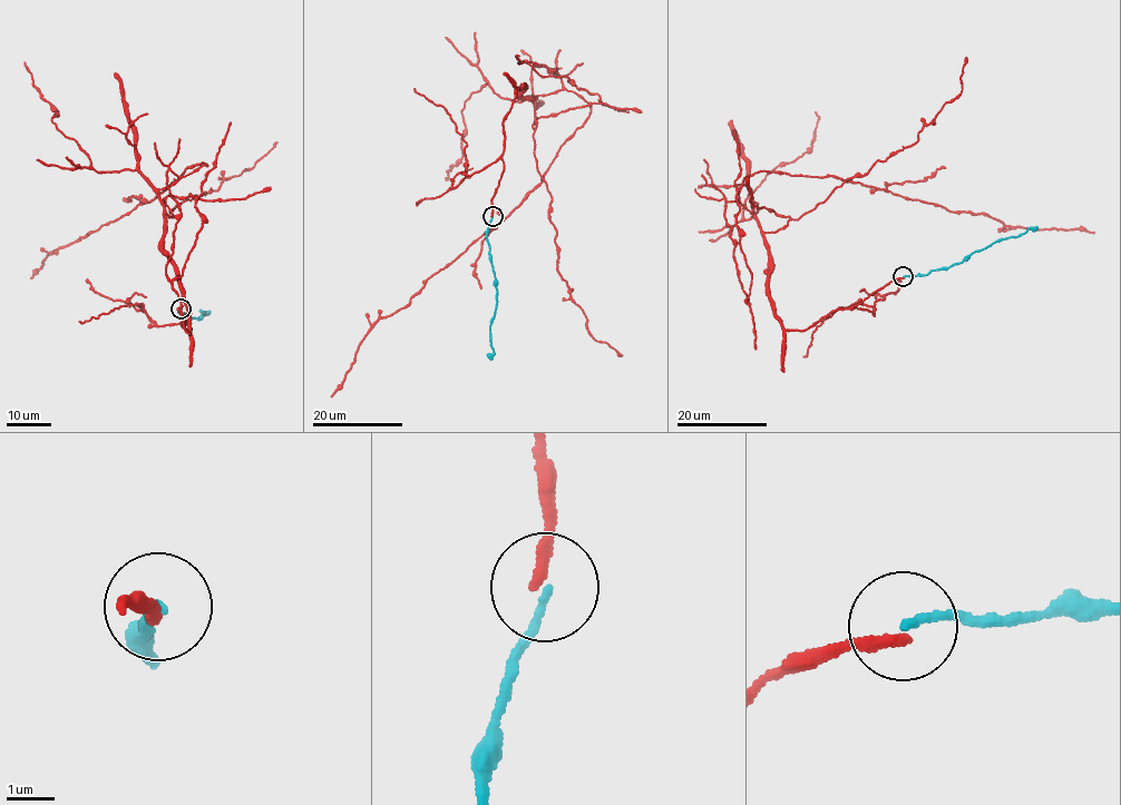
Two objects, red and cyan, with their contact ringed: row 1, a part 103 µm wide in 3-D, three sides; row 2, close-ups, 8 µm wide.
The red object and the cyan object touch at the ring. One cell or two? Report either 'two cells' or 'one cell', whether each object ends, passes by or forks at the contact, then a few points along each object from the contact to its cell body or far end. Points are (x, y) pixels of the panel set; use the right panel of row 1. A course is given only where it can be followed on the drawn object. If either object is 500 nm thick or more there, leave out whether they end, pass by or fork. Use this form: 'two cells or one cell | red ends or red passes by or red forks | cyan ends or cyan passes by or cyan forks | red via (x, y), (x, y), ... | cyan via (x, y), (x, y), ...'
one cell | red ends | cyan ends | red via (903, 277), (787, 331), (769, 294), (767, 242), (739, 199), (744, 178), (842, 178), (1017, 227), (1094, 232) | cyan via (903, 276), (946, 270), (962, 263), (973, 252), (1036, 226)

